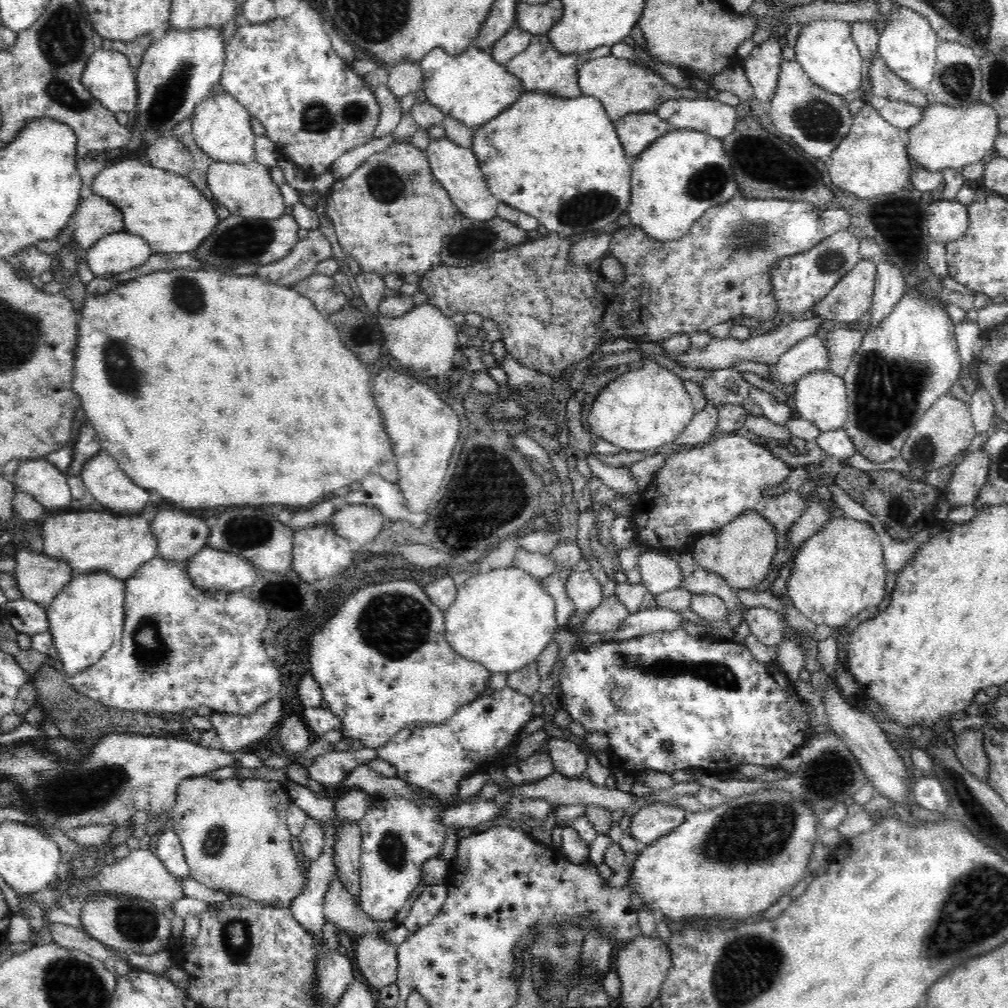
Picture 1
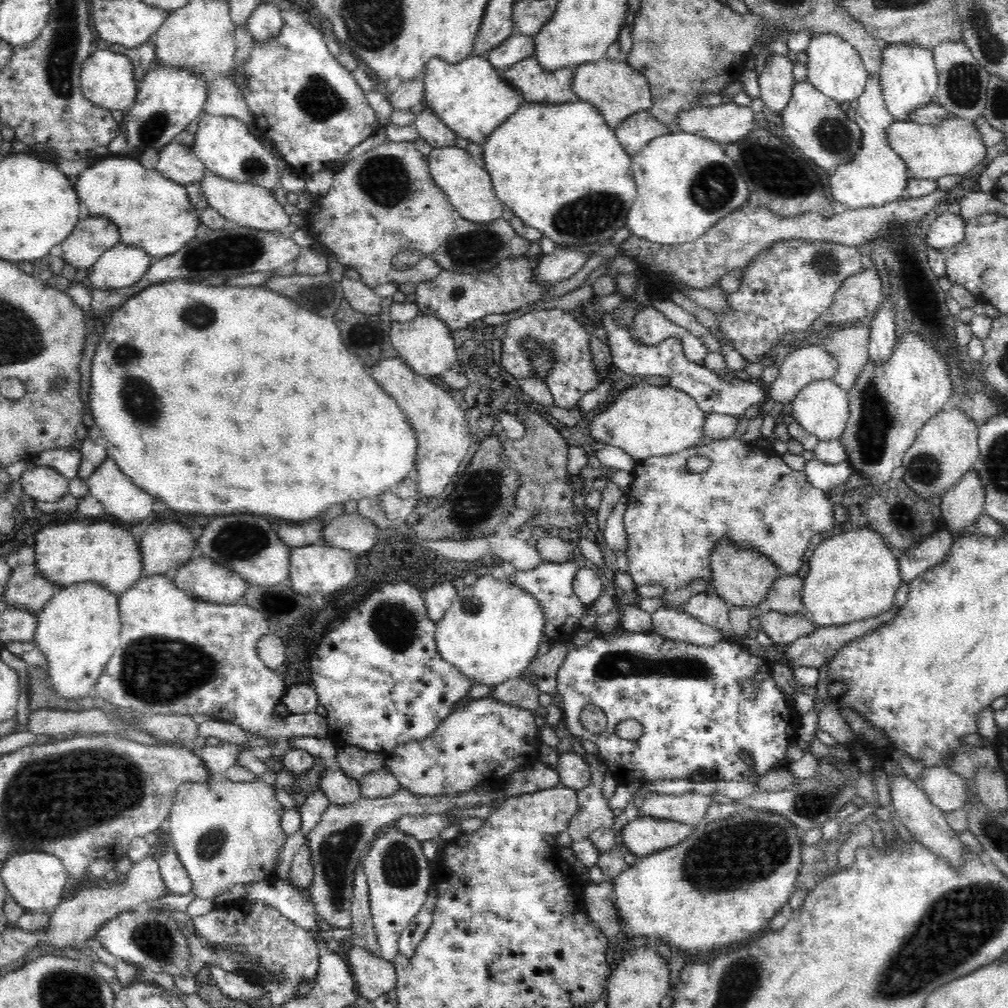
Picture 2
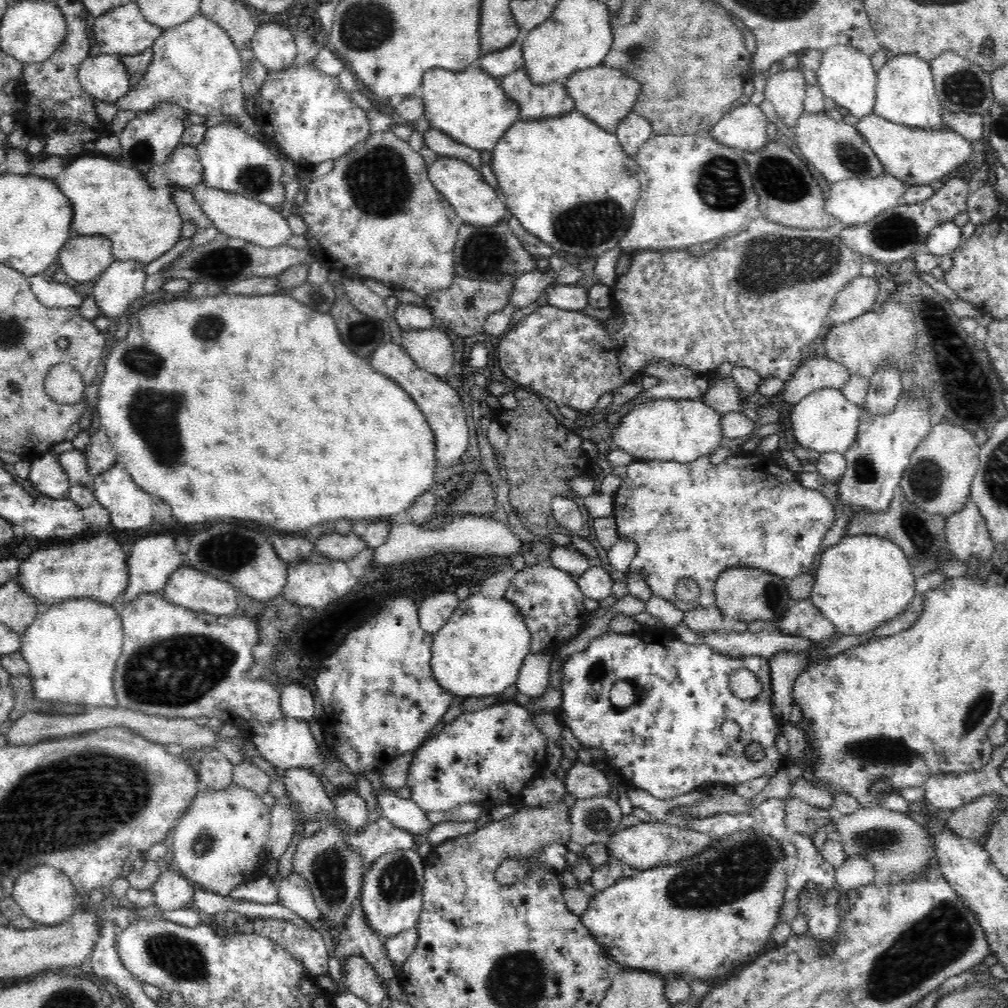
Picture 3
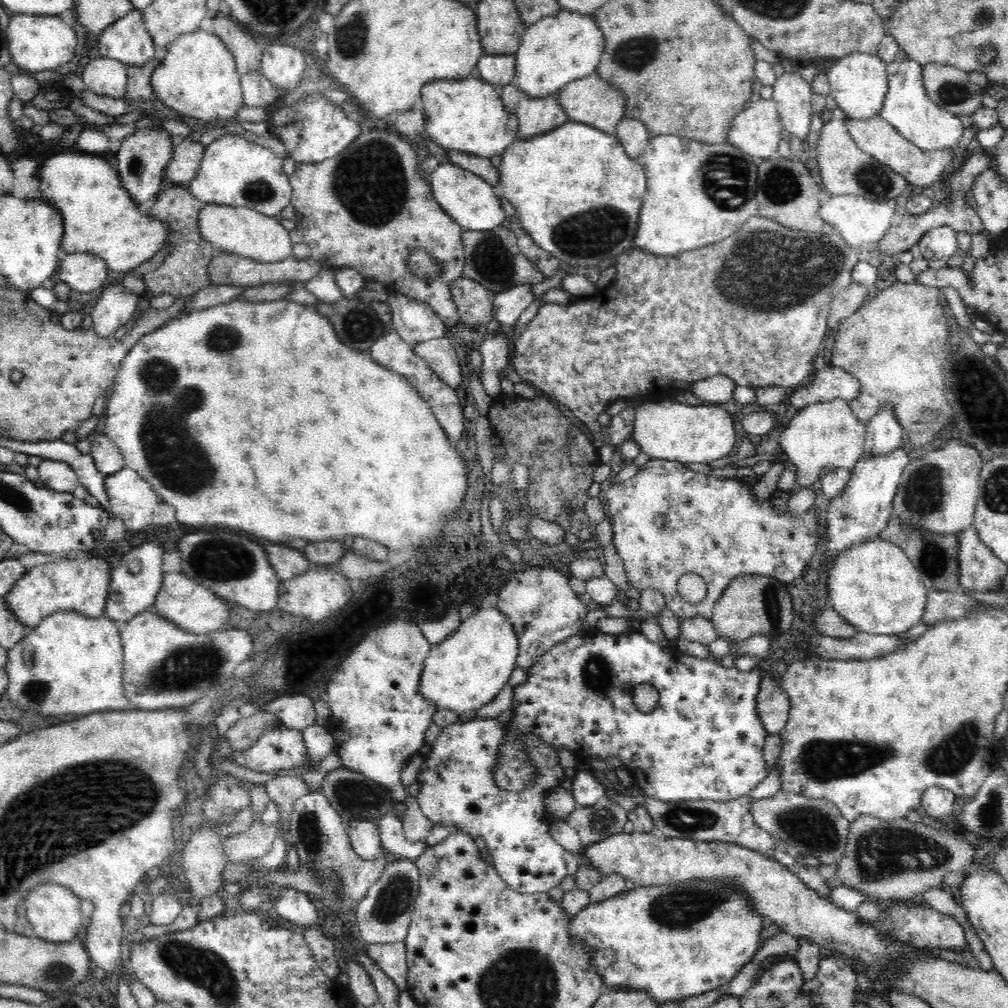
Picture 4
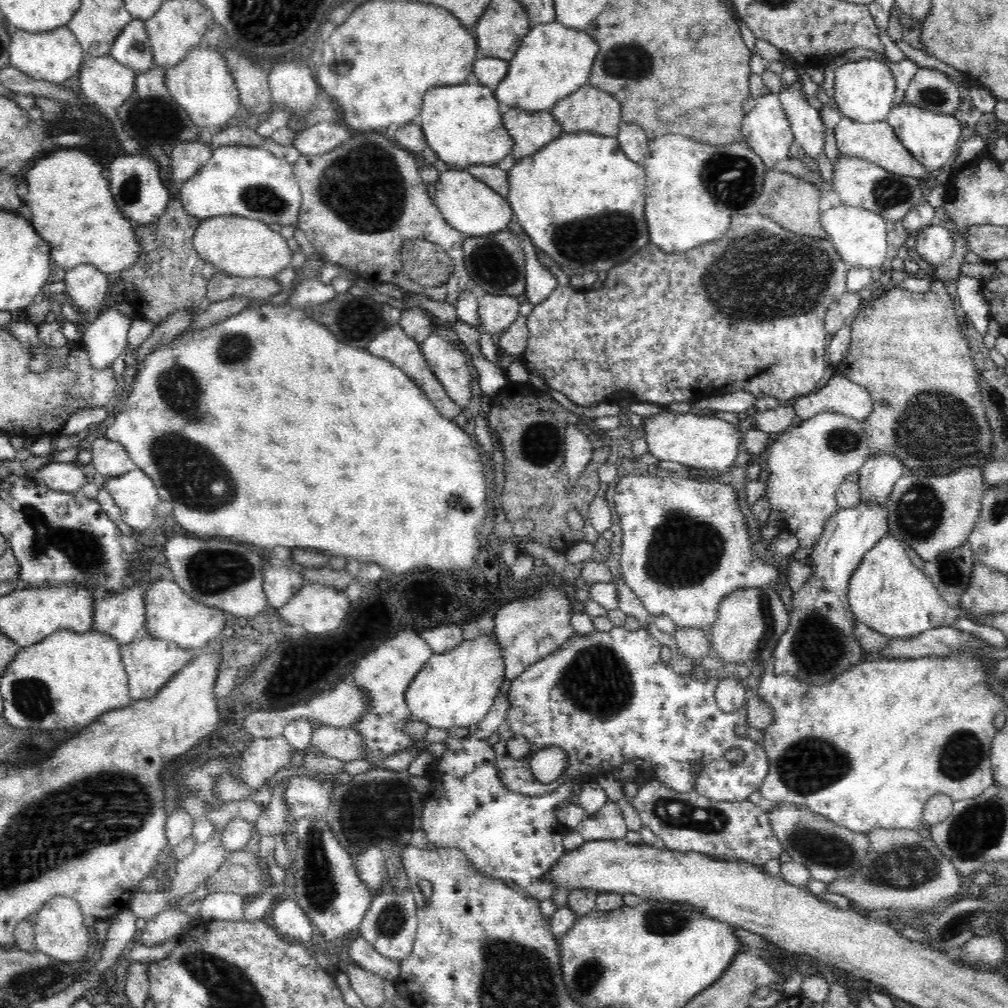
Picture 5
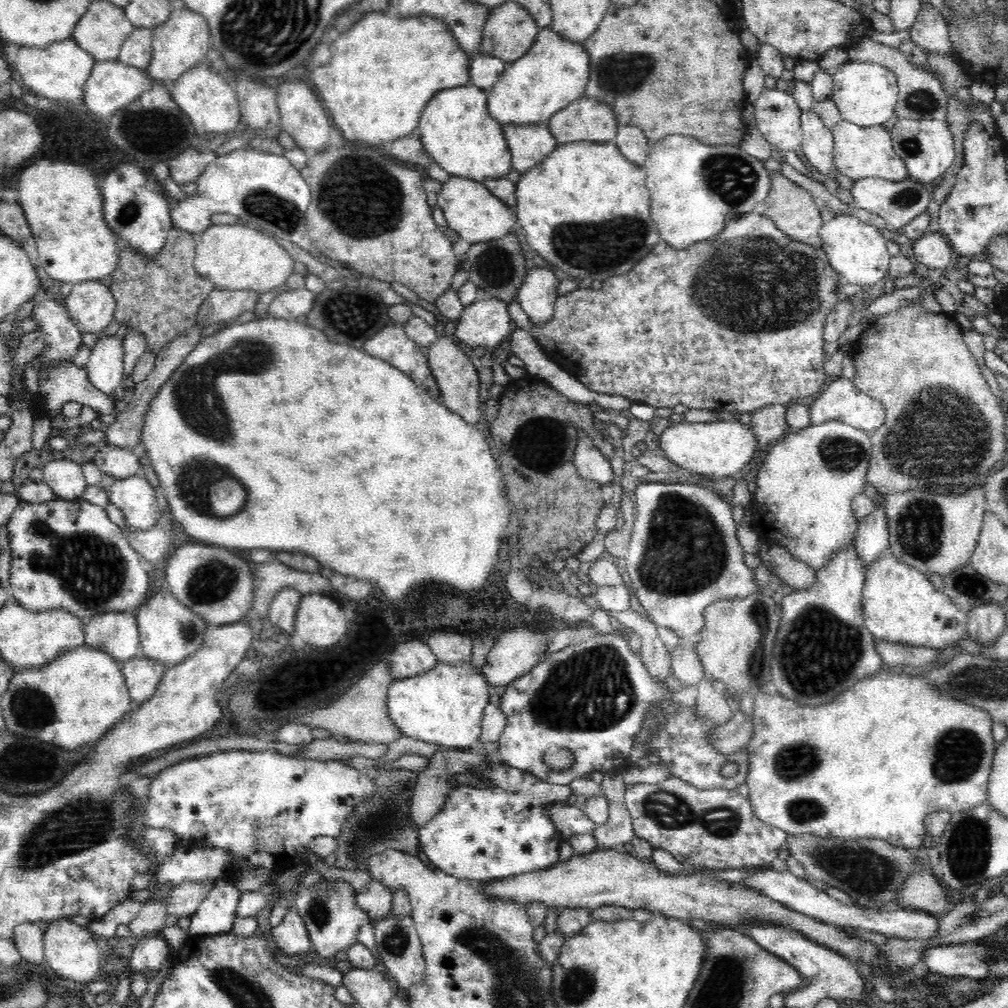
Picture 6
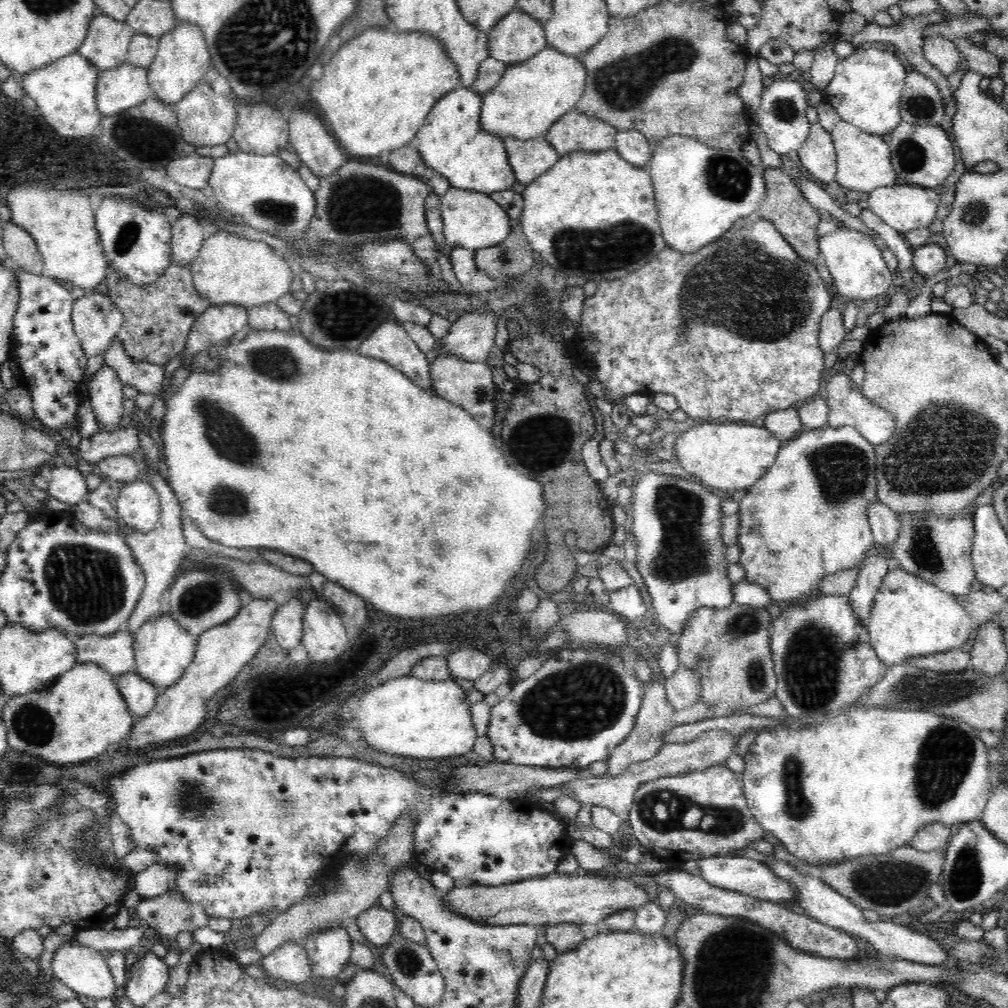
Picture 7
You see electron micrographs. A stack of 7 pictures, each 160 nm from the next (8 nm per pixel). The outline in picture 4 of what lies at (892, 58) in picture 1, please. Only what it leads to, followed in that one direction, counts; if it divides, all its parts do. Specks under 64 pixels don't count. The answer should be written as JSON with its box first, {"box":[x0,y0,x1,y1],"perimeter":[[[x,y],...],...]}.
{"box":[881,58,963,151],"perimeter":[[[909,58],[906,61],[892,61],[886,66],[888,92],[884,98],[881,118],[884,118],[904,139],[922,151],[948,151],[956,147],[963,135],[963,126],[959,115],[952,115],[929,99],[923,83],[923,65]]]}

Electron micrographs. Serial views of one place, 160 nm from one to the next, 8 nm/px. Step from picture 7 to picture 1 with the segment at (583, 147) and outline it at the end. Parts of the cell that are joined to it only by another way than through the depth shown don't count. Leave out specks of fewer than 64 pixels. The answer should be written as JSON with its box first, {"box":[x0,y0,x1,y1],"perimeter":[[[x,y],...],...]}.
{"box":[577,55,707,124],"perimeter":[[[614,55],[587,59],[580,63],[577,78],[581,94],[594,96],[604,105],[608,117],[615,124],[624,116],[636,113],[656,113],[660,104],[673,99],[707,99],[707,92],[689,88],[677,88],[642,65]]]}

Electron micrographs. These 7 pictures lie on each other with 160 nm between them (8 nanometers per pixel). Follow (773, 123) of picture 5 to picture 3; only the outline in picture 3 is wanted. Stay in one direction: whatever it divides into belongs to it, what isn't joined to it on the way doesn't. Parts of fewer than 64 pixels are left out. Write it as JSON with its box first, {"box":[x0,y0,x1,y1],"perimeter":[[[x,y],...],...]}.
{"box":[710,100,769,152],"perimeter":[[[743,100],[715,125],[710,137],[729,148],[760,152],[769,144],[768,122],[759,105]]]}

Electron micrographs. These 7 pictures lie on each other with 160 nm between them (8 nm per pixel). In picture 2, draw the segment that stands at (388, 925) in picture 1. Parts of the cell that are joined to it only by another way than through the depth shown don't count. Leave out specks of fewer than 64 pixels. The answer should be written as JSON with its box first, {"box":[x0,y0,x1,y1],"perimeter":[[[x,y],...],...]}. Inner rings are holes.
{"box":[307,787,714,928],"perimeter":[[[477,787],[472,792],[458,794],[458,796],[434,796],[422,797],[412,794],[409,790],[400,788],[396,794],[386,798],[360,798],[358,802],[344,804],[338,807],[337,804],[330,804],[321,816],[320,822],[307,834],[307,845],[314,865],[314,880],[310,886],[310,898],[314,908],[317,910],[320,918],[324,919],[333,928],[350,928],[351,927],[351,904],[354,897],[354,874],[356,866],[363,862],[370,844],[376,840],[376,836],[383,829],[390,826],[395,820],[402,816],[418,814],[442,814],[463,806],[491,806],[493,801],[498,798],[506,798],[502,789],[490,790],[487,787]],[[694,791],[684,792],[680,796],[646,793],[638,811],[640,816],[693,825],[706,816],[712,802],[714,800],[710,795]]]}

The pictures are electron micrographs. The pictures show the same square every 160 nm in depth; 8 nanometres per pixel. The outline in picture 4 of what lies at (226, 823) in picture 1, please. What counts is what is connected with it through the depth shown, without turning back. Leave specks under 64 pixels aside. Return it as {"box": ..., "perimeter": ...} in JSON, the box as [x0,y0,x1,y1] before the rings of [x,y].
{"box":[182,828,229,899],"perimeter":[[[198,828],[182,848],[182,864],[192,897],[202,899],[216,895],[226,886],[222,870],[228,862],[221,844],[229,836],[218,835],[212,829]]]}

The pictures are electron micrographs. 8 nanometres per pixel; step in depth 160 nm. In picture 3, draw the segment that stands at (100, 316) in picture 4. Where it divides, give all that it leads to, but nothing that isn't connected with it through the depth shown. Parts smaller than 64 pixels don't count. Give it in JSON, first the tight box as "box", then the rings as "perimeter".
{"box":[93,262,146,324],"perimeter":[[[113,262],[98,276],[93,297],[100,309],[101,324],[117,321],[126,315],[126,308],[144,293],[146,271],[144,263]]]}

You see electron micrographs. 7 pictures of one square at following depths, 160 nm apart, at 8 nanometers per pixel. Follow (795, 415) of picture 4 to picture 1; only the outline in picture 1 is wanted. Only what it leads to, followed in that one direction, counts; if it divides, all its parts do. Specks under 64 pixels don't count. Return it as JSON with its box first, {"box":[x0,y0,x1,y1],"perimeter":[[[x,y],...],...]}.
{"box":[794,369,847,432],"perimeter":[[[828,369],[810,372],[794,385],[796,415],[815,424],[821,432],[838,430],[847,419],[845,380]]]}

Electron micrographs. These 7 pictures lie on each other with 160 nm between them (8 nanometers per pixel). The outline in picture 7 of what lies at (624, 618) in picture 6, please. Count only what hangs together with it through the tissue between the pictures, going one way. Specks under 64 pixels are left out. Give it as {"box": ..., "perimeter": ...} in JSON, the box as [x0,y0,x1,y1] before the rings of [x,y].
{"box":[607,673,674,776],"perimeter":[[[664,673],[658,678],[651,678],[651,681],[645,685],[646,693],[643,695],[643,701],[637,718],[635,720],[635,727],[633,732],[618,745],[608,758],[607,773],[608,775],[620,776],[632,764],[642,762],[654,758],[658,754],[662,745],[664,745],[664,734],[674,727],[672,722],[672,715],[674,709],[670,706],[665,695],[665,680]]]}

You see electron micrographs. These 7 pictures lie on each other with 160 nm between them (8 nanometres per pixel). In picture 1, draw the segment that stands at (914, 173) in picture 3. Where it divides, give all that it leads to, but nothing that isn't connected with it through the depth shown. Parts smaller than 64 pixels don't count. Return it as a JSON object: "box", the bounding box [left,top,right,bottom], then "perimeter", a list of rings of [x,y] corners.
{"box":[903,100,1000,172],"perimeter":[[[980,100],[968,109],[932,102],[926,108],[922,121],[908,130],[903,130],[903,136],[909,157],[921,167],[932,172],[941,172],[946,168],[961,172],[964,166],[989,158],[995,149],[999,122],[1000,117],[996,115],[996,111]]]}

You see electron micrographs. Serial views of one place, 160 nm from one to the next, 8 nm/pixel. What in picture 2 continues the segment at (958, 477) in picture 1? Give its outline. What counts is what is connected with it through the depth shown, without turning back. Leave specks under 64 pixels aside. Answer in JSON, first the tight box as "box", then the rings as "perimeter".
{"box":[940,468,985,536],"perimeter":[[[973,468],[940,497],[942,518],[955,536],[973,530],[978,516],[984,513],[985,486]]]}

